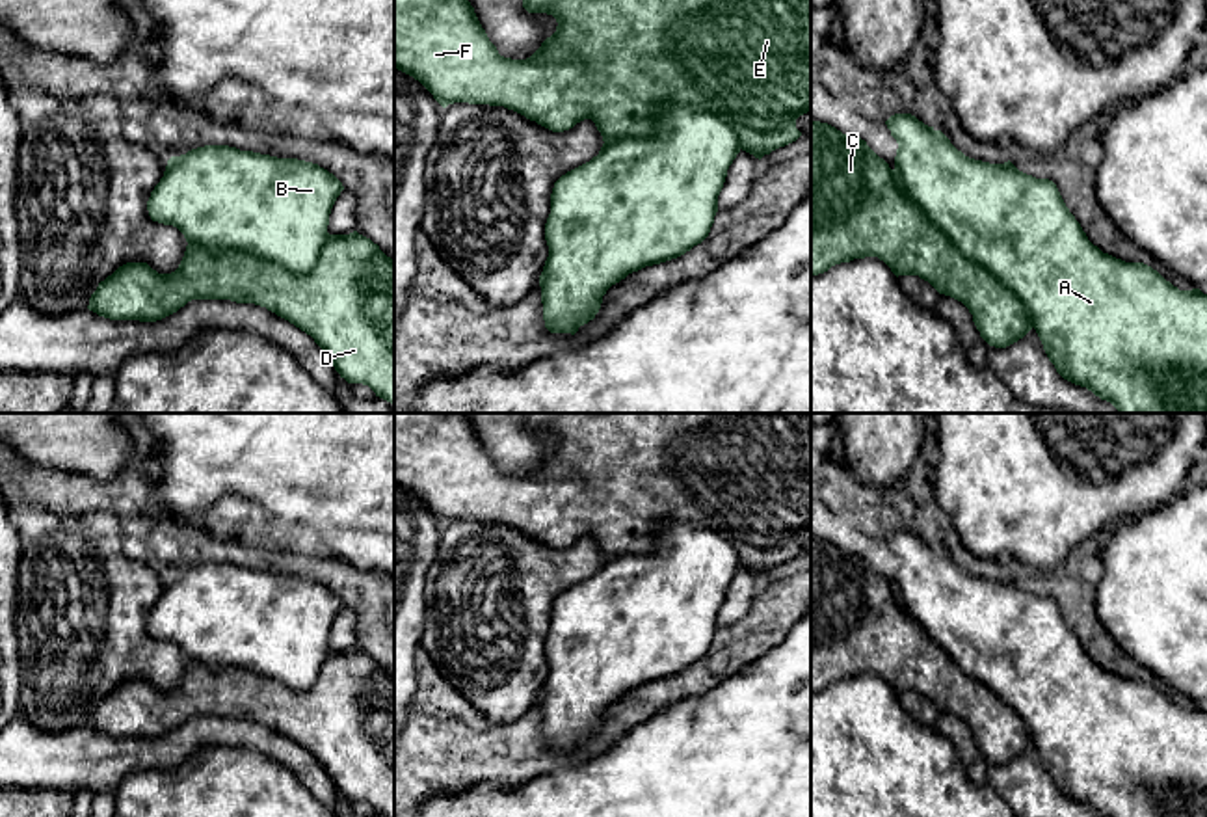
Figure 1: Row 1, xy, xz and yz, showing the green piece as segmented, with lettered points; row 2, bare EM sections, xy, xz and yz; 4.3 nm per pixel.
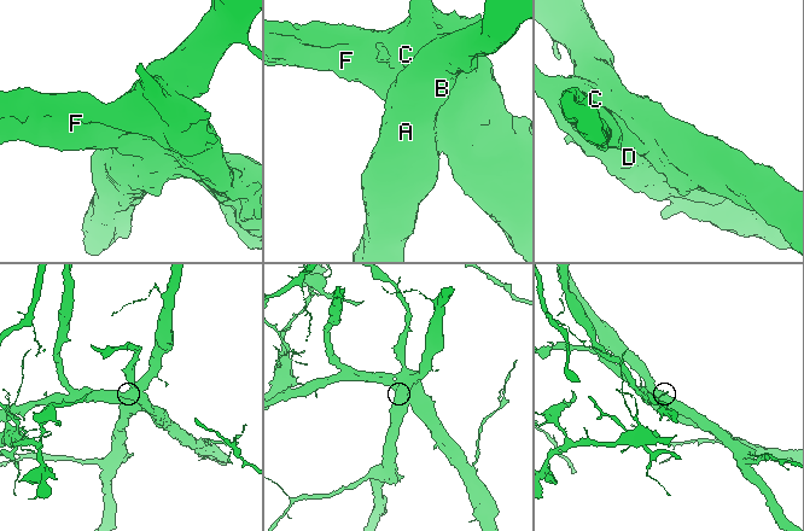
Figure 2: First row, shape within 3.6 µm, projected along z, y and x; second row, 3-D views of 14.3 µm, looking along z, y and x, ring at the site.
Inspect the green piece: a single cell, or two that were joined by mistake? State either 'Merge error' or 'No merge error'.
Merge error

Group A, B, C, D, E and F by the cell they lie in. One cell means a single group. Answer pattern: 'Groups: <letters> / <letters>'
Groups: A B / C D E F

